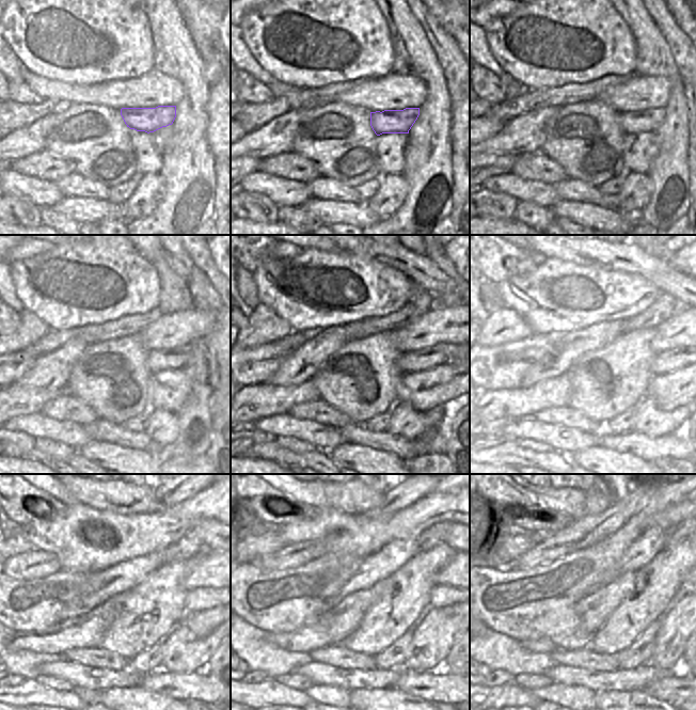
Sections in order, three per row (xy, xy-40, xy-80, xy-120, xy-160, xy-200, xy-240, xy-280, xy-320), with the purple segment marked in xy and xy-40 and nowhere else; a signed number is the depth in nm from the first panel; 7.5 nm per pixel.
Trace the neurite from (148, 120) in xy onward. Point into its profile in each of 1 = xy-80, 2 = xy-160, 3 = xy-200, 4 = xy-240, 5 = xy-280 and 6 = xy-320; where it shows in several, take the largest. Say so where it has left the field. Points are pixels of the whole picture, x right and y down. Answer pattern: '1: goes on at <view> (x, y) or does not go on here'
1: goes on at xy-80 (641, 121)
2: goes on at xy-160 (429, 358)
3: goes on at xy-200 (668, 361)
4: goes on at xy-240 (203, 598)
5: goes on at xy-280 (440, 596)
6: goes on at xy-320 (683, 590)

